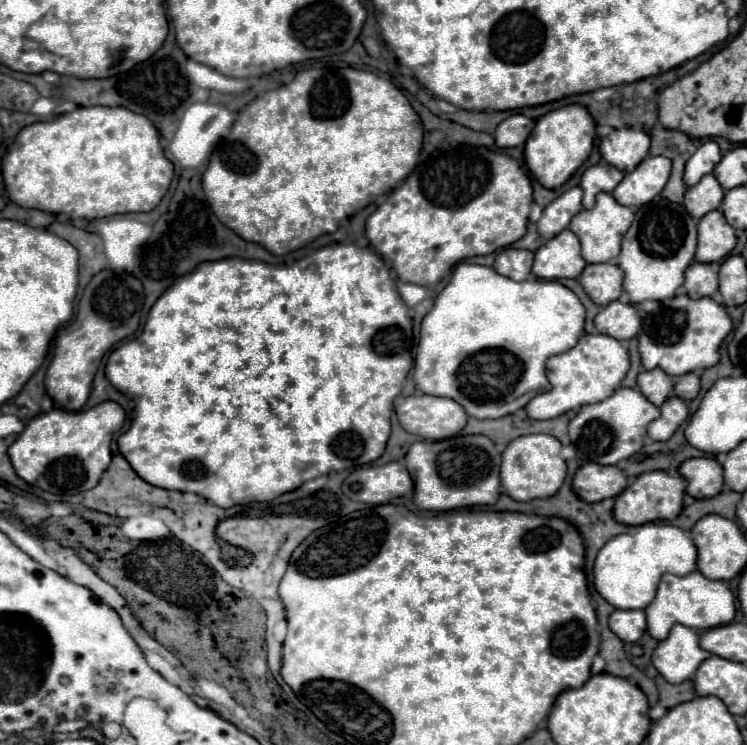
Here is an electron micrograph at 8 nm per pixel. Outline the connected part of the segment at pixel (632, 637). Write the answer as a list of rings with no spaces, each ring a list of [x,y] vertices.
[[[614,609],[608,619],[608,627],[622,641],[634,643],[646,631],[646,615],[642,609]]]

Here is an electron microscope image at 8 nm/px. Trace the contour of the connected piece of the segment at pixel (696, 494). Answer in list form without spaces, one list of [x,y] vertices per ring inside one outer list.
[[[714,457],[686,459],[678,471],[686,479],[686,493],[694,499],[714,497],[722,491],[722,465]]]

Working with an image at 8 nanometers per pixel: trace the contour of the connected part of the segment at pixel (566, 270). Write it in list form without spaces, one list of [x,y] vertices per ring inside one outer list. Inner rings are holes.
[[[564,229],[536,251],[532,273],[540,279],[564,279],[578,277],[584,267],[586,261],[580,255],[578,237],[570,229]]]

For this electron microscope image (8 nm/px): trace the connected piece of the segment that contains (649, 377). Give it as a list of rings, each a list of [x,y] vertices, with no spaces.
[[[652,369],[652,371],[642,371],[638,375],[638,389],[652,401],[656,407],[660,407],[674,389],[674,381],[670,375],[666,375],[662,369]]]

